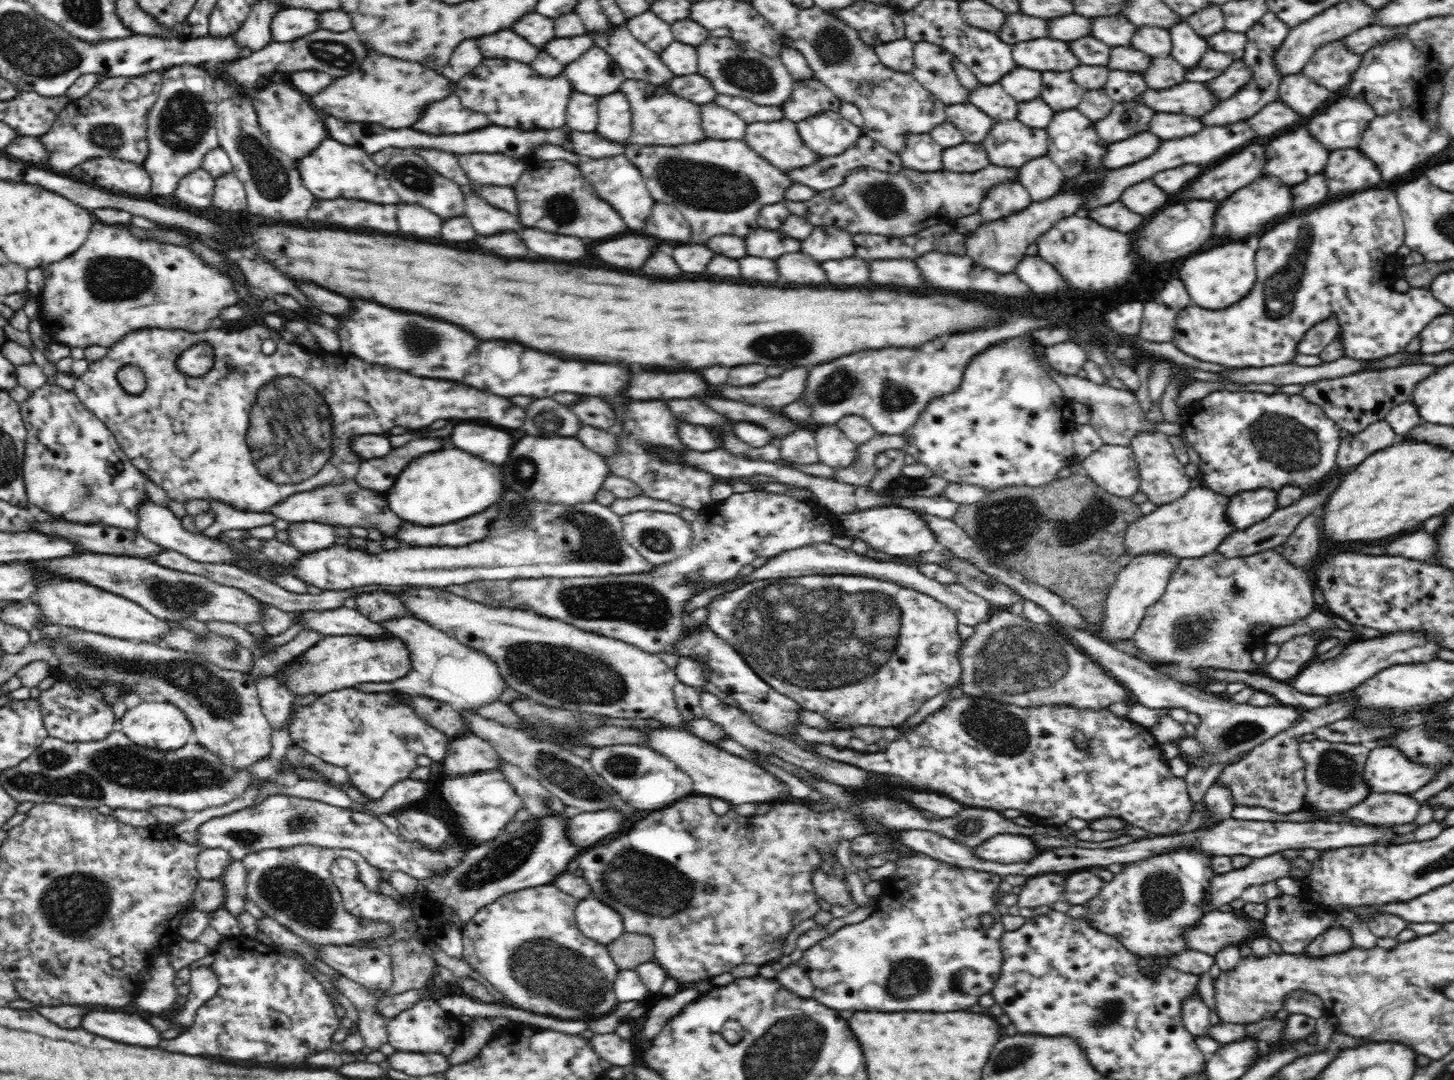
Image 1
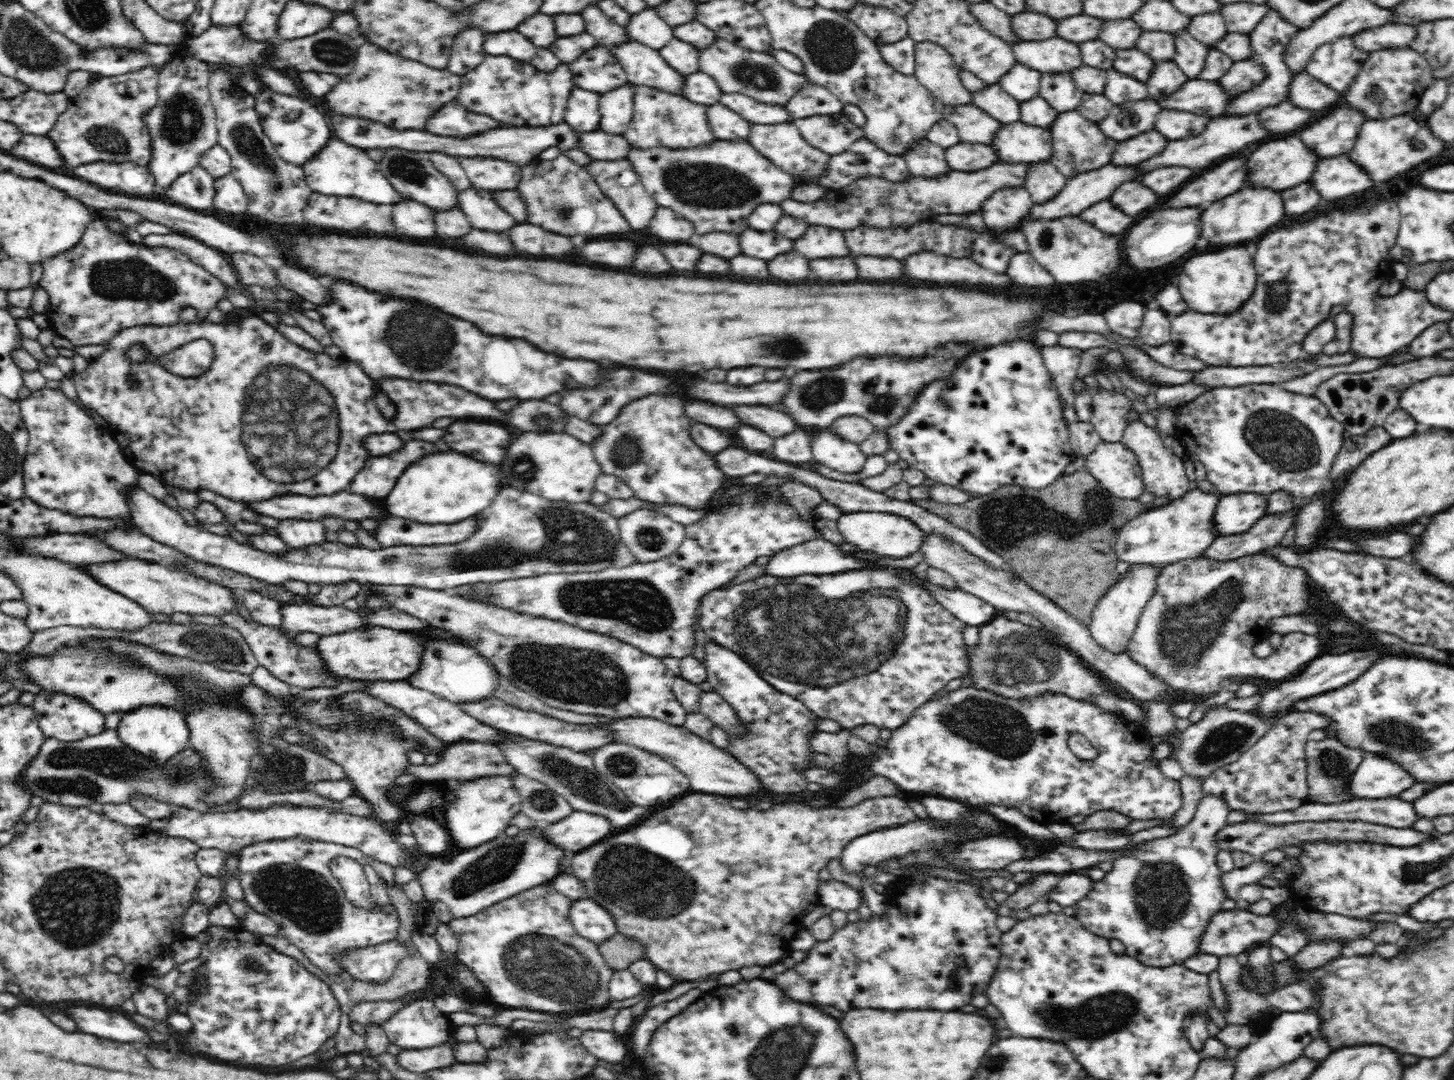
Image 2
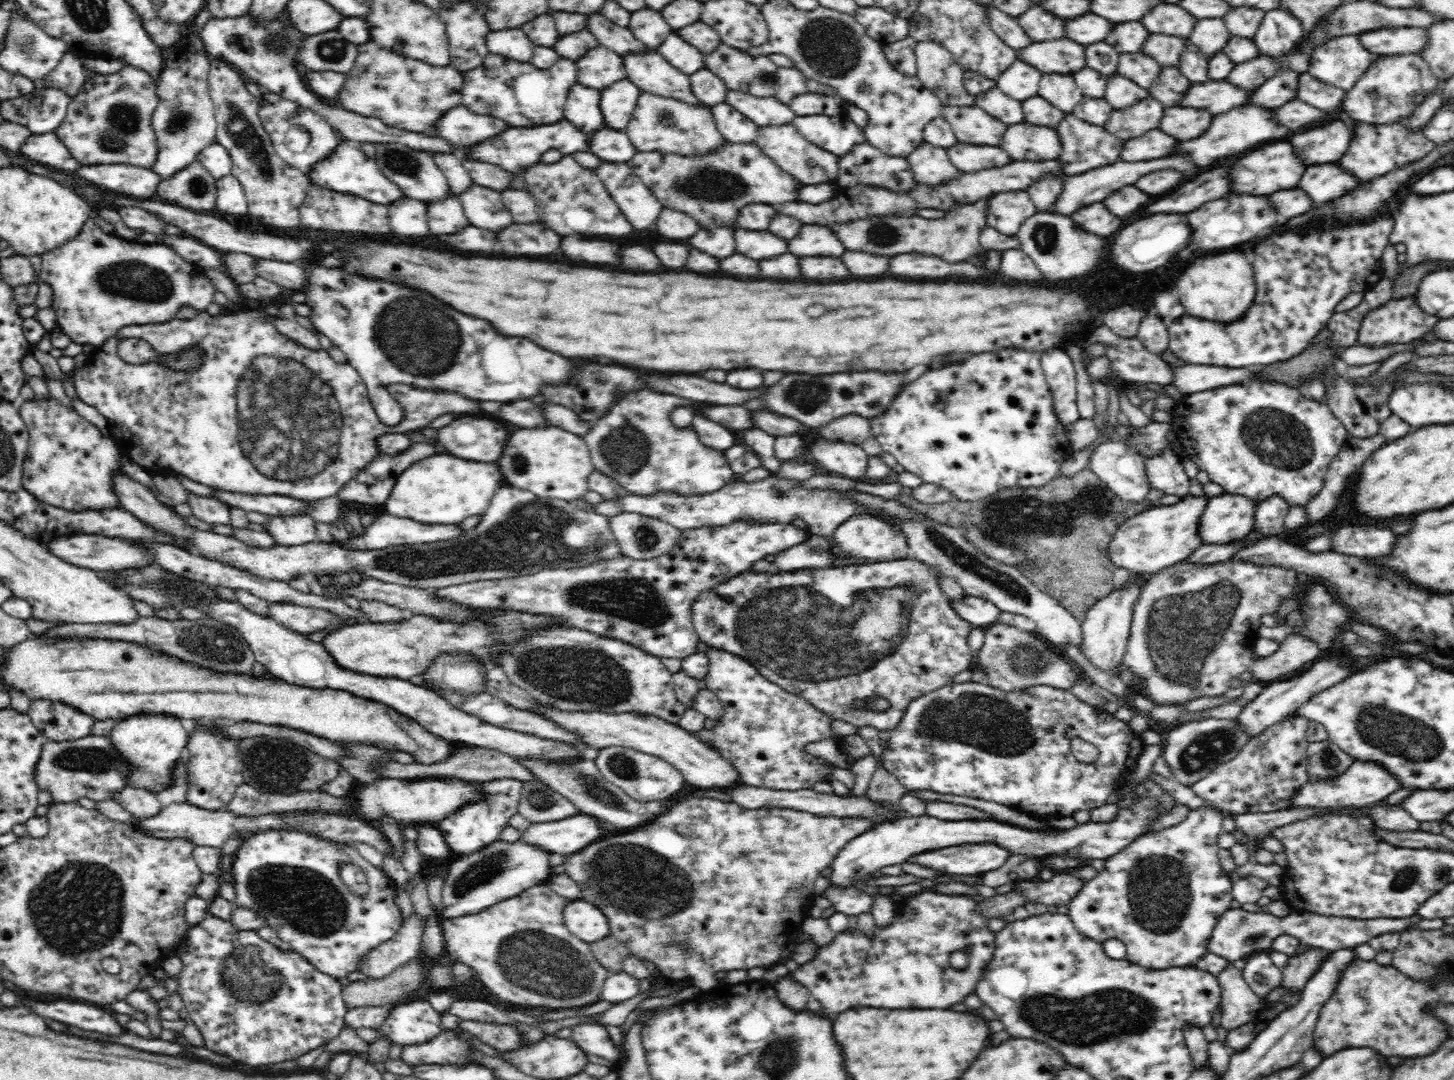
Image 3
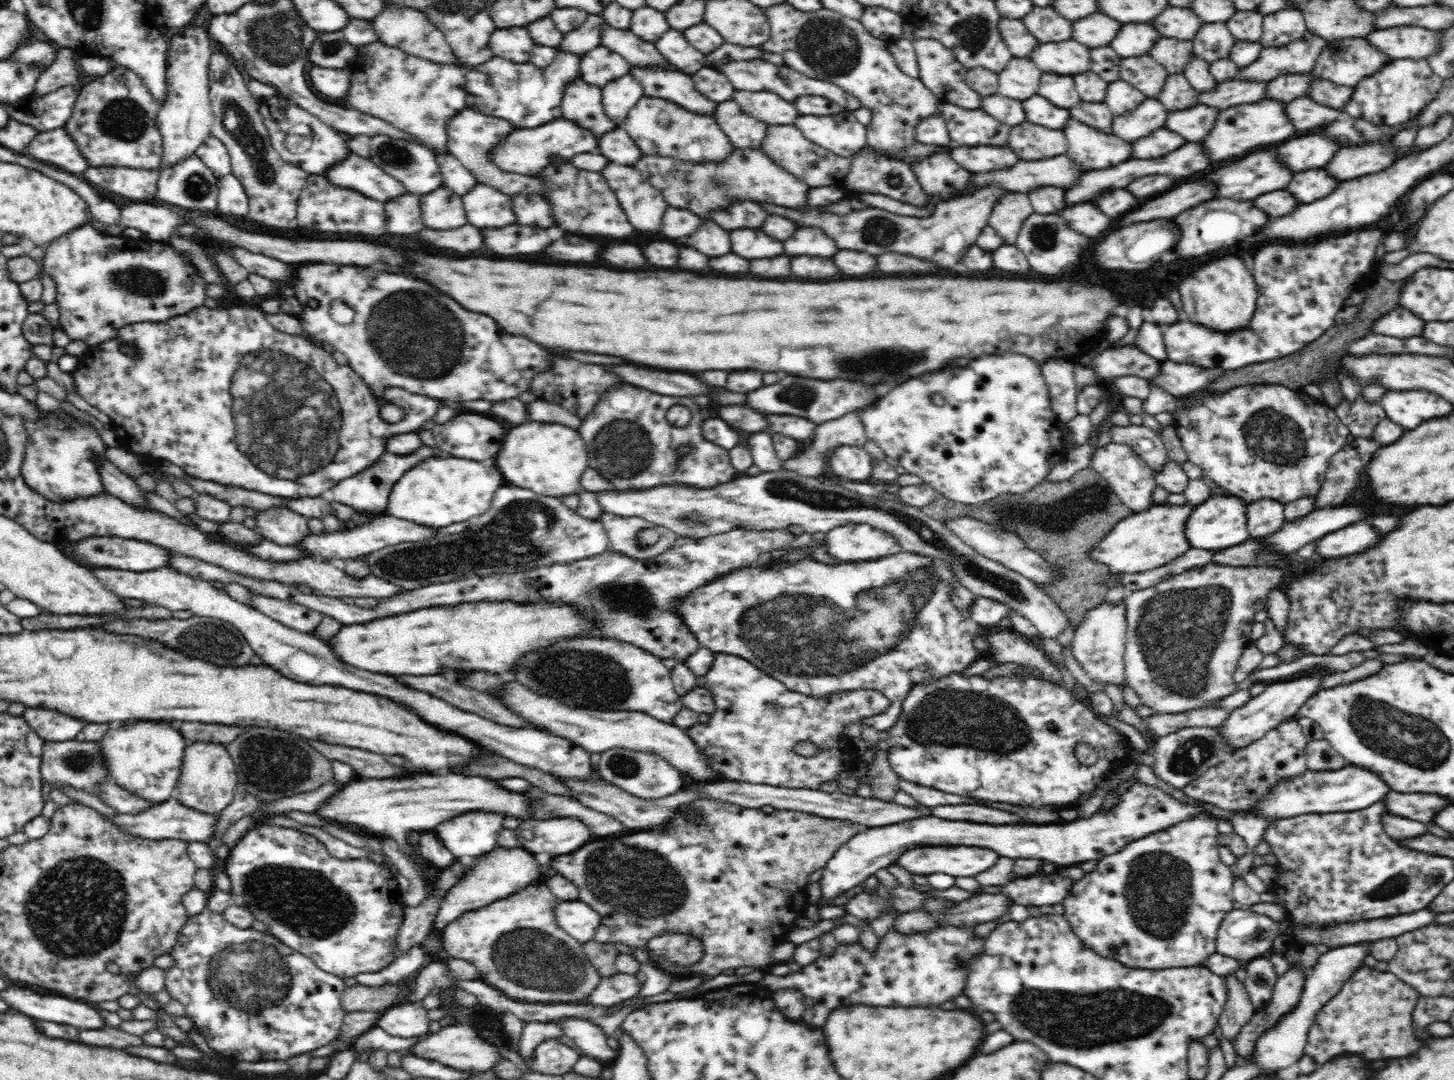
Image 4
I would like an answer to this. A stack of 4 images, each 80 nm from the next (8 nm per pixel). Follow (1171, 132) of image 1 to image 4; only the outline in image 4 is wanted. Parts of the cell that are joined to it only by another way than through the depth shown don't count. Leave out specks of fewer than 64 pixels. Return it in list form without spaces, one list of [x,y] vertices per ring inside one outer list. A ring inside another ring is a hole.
[[[1196,105],[1182,112],[1168,112],[1166,126],[1176,134],[1182,134],[1186,142],[1202,142],[1218,116],[1218,109],[1206,105]]]

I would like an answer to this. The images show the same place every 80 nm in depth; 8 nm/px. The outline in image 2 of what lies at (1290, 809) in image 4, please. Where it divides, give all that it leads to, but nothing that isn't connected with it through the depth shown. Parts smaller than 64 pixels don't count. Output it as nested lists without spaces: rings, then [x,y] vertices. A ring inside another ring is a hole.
[[[1367,752],[1363,761],[1358,765],[1356,772],[1352,775],[1347,790],[1351,792],[1350,796],[1355,798],[1388,798],[1390,796],[1399,796],[1400,793],[1407,791],[1417,778],[1414,778],[1399,762],[1393,758],[1388,758],[1383,754]]]

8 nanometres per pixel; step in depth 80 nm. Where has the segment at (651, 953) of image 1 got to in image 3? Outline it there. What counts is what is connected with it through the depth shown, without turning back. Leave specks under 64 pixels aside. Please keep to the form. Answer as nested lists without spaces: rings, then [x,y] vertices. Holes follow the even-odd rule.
[[[613,935],[590,945],[591,951],[604,969],[611,973],[618,973],[624,970],[625,960],[633,955],[626,943],[618,941]]]

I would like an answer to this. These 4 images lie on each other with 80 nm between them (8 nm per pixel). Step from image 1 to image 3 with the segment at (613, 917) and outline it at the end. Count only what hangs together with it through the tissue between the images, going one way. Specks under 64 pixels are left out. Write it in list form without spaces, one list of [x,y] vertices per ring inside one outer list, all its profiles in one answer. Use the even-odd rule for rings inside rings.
[[[584,899],[572,901],[564,910],[564,923],[574,936],[586,943],[594,943],[610,935],[610,923],[606,915]]]

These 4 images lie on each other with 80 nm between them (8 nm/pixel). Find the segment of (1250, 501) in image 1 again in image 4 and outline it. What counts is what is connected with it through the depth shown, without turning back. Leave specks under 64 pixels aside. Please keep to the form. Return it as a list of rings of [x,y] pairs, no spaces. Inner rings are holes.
[[[1213,495],[1199,504],[1188,517],[1185,535],[1194,548],[1204,550],[1227,549],[1250,538],[1247,527],[1248,504],[1233,495]]]

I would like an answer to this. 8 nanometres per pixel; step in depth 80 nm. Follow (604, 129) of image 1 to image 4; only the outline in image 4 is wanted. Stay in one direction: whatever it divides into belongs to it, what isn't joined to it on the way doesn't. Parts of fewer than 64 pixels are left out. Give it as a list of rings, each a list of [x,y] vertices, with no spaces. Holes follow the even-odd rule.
[[[630,73],[602,88],[602,106],[606,115],[622,127],[630,109],[644,96],[641,84]]]

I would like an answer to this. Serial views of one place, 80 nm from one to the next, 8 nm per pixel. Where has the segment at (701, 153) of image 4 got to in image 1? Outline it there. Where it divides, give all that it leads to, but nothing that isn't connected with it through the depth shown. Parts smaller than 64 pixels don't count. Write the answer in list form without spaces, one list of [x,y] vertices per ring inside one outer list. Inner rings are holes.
[[[626,79],[618,88],[626,95],[631,110],[633,132],[629,143],[646,146],[678,146],[704,140],[700,127],[700,105],[672,95],[660,85]]]

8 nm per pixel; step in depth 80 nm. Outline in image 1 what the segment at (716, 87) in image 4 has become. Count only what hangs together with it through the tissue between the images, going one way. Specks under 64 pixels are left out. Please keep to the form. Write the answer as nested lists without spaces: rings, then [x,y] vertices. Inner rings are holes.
[[[696,72],[686,76],[675,76],[662,84],[668,93],[697,105],[708,104],[716,98],[716,90],[710,82]]]

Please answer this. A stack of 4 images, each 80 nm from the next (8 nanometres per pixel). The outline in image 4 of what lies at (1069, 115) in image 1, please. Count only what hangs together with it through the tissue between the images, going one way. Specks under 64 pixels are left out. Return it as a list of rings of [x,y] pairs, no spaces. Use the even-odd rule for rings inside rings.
[[[1068,120],[1062,130],[1070,146],[1066,154],[1072,162],[1078,164],[1080,170],[1110,168],[1132,158],[1130,144],[1122,138],[1116,138],[1112,132],[1098,132],[1096,128],[1076,120]]]

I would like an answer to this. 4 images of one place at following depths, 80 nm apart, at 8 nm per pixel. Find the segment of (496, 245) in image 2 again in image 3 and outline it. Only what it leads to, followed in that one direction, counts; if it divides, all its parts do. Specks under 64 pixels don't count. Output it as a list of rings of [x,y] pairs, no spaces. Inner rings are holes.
[[[474,226],[464,228],[460,234],[454,236],[438,236],[442,244],[452,246],[456,250],[468,250],[468,252],[494,252],[496,250],[496,234],[488,230],[480,230]]]

